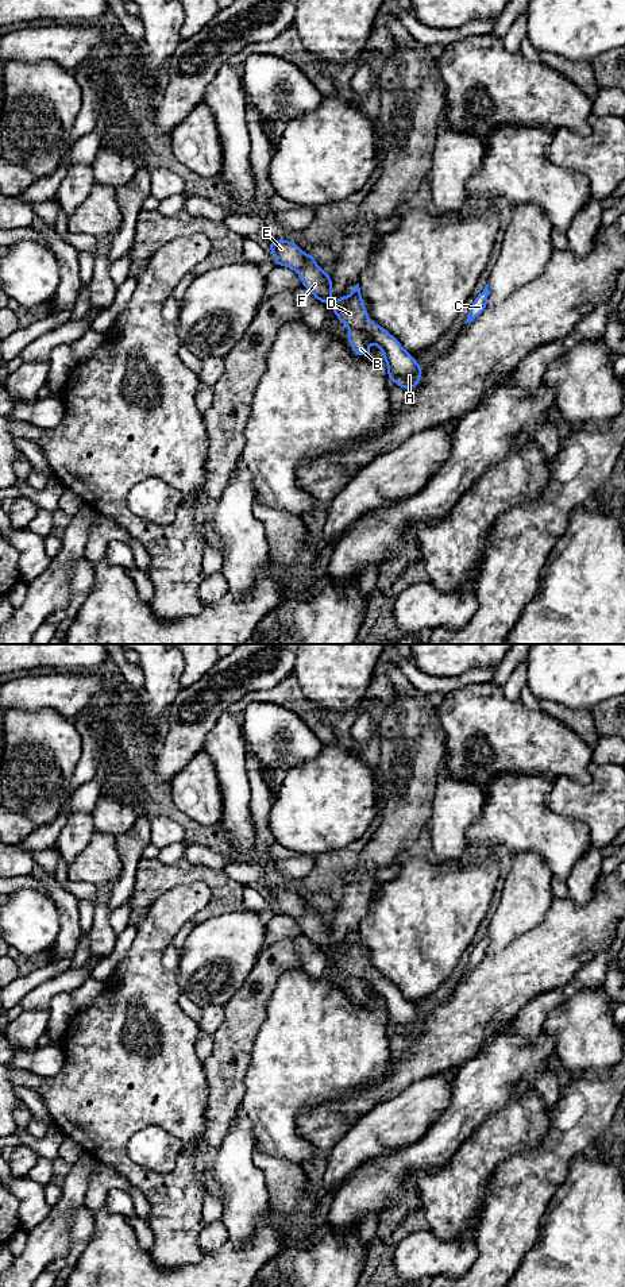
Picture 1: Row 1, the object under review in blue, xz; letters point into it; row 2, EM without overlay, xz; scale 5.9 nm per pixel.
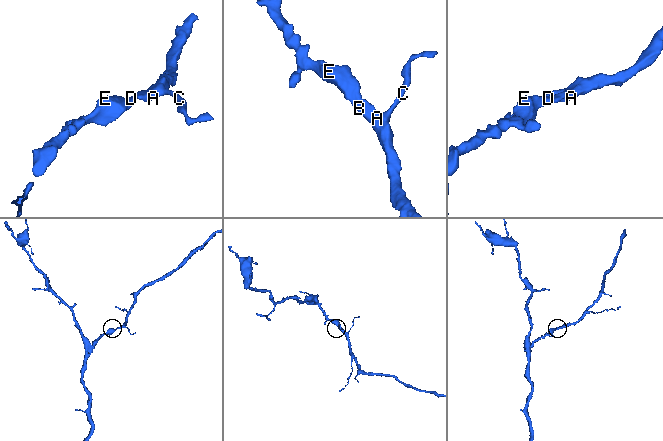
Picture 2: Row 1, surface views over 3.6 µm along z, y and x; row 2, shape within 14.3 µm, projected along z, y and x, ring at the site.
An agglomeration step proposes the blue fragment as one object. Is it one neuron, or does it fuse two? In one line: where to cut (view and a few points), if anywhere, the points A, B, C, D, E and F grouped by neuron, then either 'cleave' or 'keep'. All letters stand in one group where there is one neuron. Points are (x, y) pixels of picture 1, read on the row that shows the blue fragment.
no cut | A B C D E F | keep

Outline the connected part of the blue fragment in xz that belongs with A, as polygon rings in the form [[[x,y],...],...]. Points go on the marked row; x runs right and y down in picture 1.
[[[359,284],[354,286],[350,296],[340,296],[331,309],[343,324],[350,327],[347,339],[352,351],[364,358],[371,358],[369,343],[374,342],[385,357],[387,379],[409,390],[418,385],[424,367],[390,332],[378,323],[370,321]]]

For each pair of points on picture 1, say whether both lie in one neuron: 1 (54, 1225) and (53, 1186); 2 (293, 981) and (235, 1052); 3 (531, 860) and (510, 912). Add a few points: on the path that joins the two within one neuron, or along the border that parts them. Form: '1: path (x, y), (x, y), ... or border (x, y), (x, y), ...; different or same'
1: border (62, 1178), (61, 1197), (51, 1207); different
2: border (276, 985), (266, 1004), (266, 1017), (254, 1044); different
3: path (529, 873), (527, 894), (523, 900); same

